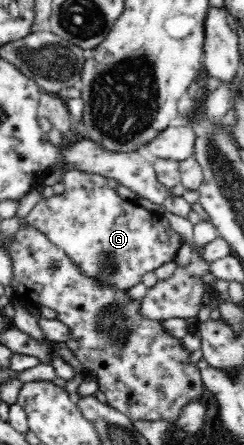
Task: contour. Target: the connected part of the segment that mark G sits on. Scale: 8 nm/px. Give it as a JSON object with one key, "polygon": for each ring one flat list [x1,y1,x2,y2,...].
{"polygon":[[76,167,62,177,64,192,41,199,26,215,27,223,41,230,60,247,81,274,108,289,129,291,149,271,174,261,184,241,160,212,150,212,117,194,116,179]]}

